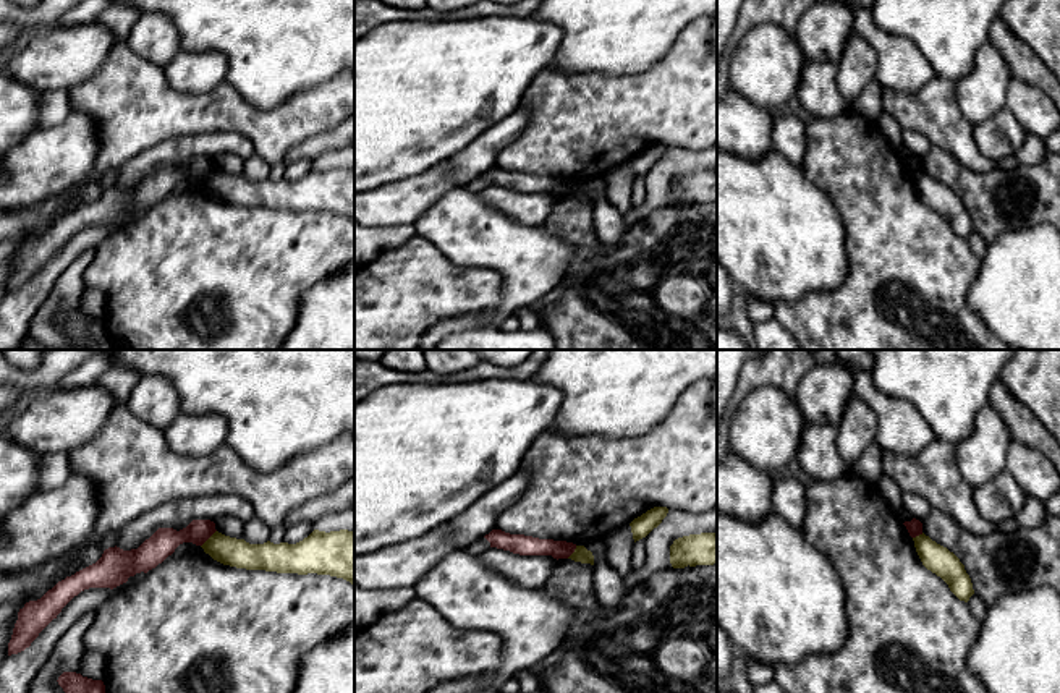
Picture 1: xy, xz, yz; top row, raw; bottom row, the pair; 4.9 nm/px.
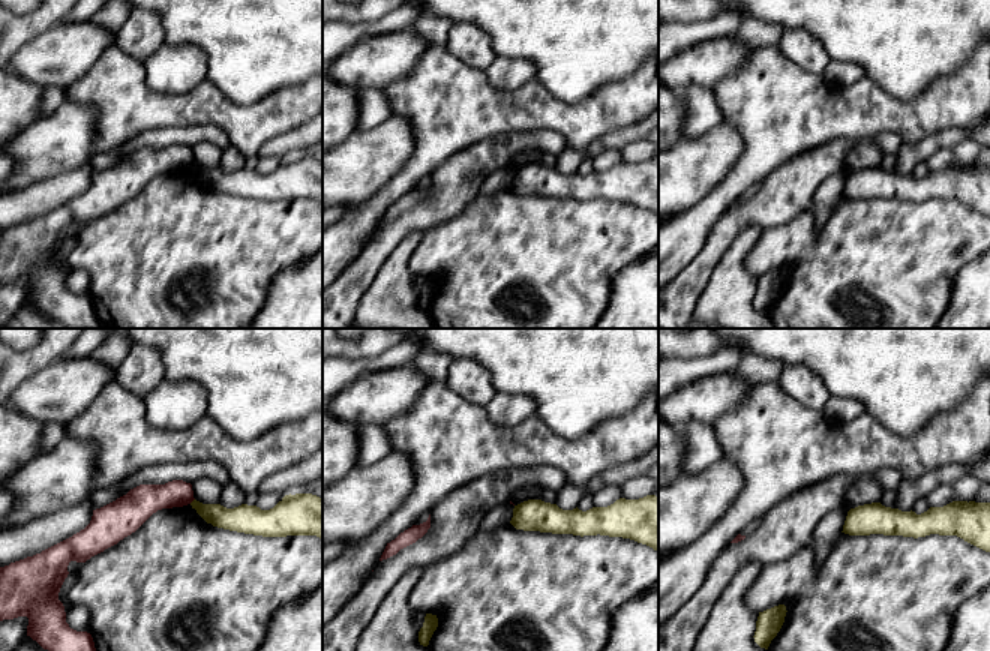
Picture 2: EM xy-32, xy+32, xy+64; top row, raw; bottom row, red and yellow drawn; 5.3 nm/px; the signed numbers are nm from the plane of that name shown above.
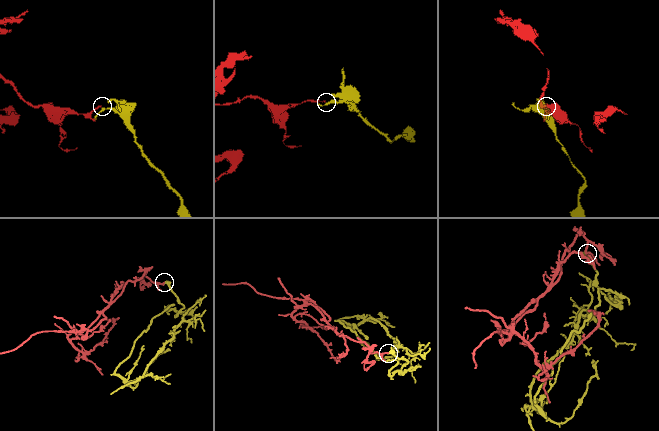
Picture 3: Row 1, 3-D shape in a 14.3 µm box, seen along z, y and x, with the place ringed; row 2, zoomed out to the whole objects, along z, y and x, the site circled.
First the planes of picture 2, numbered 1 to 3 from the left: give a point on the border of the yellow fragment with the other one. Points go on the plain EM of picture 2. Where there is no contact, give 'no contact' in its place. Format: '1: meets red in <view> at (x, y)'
1: meets red in xy-32 at (191, 165)
2: no contact
3: no contact

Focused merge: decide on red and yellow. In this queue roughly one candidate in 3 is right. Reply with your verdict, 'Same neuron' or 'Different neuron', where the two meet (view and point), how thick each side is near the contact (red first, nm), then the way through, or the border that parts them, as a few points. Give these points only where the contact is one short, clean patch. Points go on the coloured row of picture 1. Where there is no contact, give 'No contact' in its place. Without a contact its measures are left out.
Different neuron. Touches red at xy (209, 536). Thickness 140 nm (red) against 140 nm

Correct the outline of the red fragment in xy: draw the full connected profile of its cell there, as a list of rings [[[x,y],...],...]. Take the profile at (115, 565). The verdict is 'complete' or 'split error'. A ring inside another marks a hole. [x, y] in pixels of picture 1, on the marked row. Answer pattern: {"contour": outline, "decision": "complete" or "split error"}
{"contour": [[[193,520],[186,528],[159,528],[138,549],[123,551],[108,547],[102,557],[58,581],[40,599],[29,601],[18,612],[18,620],[8,643],[8,656],[18,654],[31,646],[39,633],[61,612],[61,609],[81,591],[89,588],[117,588],[136,573],[147,573],[162,563],[183,542],[202,546],[214,533],[210,520]]], "decision": "complete"}

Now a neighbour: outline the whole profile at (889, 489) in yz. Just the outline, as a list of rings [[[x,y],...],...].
[[[882,474],[876,486],[895,512],[903,508],[903,492],[890,476]]]

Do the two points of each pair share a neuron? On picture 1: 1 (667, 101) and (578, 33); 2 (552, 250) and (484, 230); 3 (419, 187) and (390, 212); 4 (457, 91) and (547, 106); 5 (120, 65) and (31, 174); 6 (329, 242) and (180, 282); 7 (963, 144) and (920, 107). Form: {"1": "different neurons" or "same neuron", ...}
{"1": "different neurons", "2": "same neuron", "3": "same neuron", "4": "different neurons", "5": "different neurons", "6": "same neuron", "7": "same neuron"}

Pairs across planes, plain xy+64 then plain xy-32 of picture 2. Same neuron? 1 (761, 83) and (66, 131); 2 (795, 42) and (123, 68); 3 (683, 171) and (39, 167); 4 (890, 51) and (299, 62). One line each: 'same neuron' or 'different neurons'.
1: different neurons
2: different neurons
3: same neuron
4: same neuron

